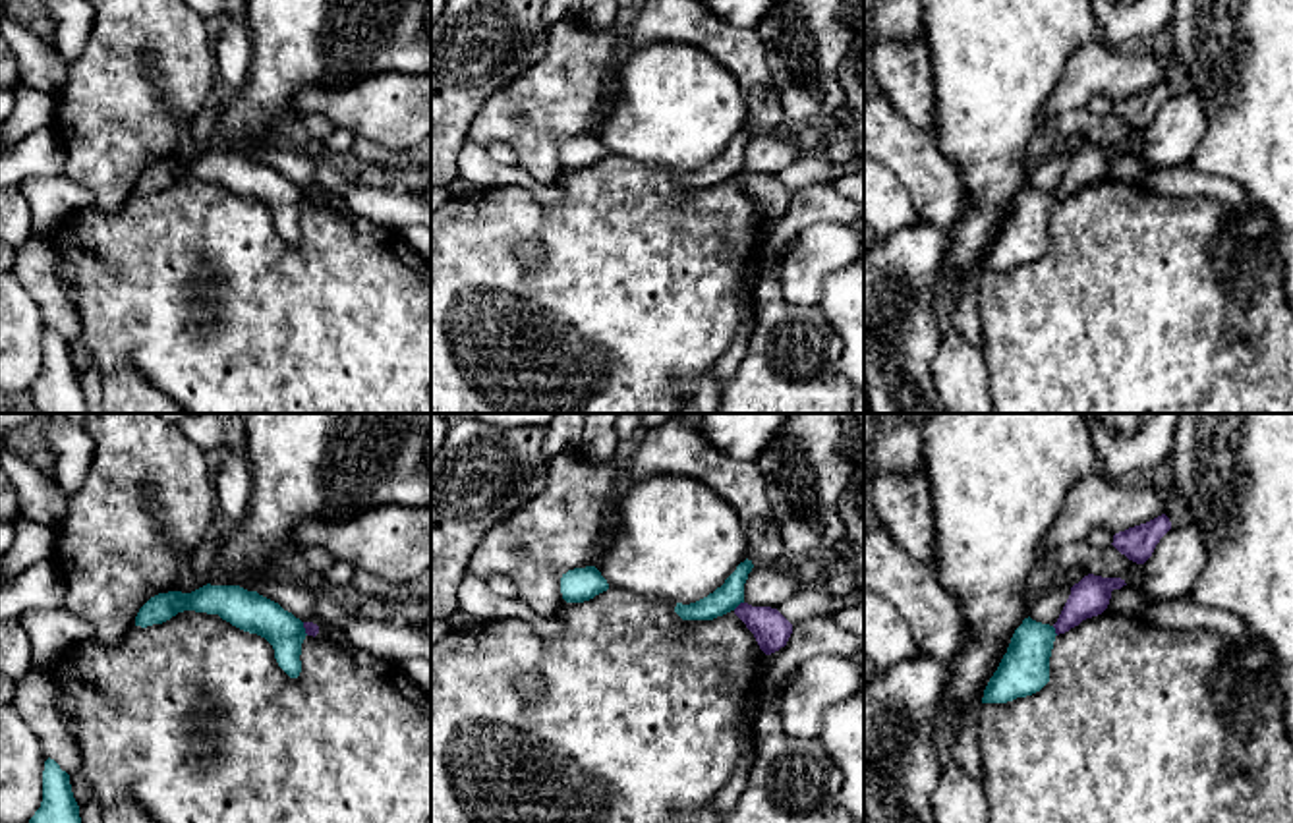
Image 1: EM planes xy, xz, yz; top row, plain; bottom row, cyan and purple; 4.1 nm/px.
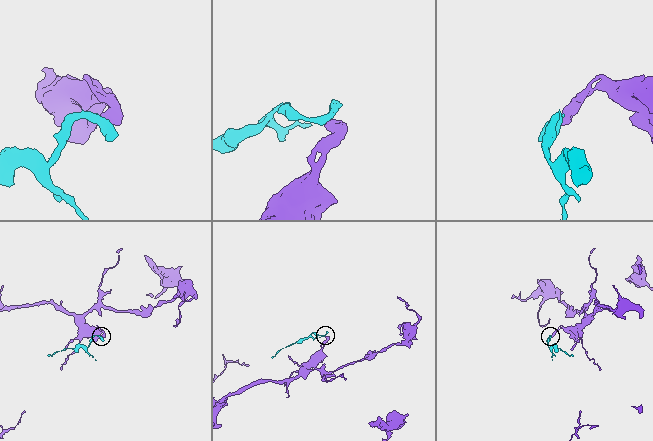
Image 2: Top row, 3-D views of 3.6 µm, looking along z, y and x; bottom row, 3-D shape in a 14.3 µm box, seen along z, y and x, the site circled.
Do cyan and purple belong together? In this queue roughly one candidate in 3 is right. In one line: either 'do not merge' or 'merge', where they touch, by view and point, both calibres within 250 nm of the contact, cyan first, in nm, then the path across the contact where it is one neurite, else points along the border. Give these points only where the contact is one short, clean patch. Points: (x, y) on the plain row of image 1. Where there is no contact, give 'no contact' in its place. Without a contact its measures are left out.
do not merge; meets cyan in xz at (737, 172); 110 nm thick on the cyan side, 160 nm on the other; border along xz (743, 169), (733, 176)

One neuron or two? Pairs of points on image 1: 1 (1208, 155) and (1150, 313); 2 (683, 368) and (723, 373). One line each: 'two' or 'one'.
1: two
2: two

